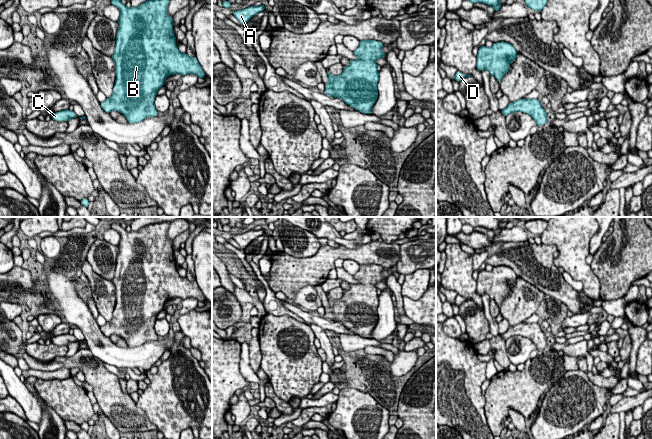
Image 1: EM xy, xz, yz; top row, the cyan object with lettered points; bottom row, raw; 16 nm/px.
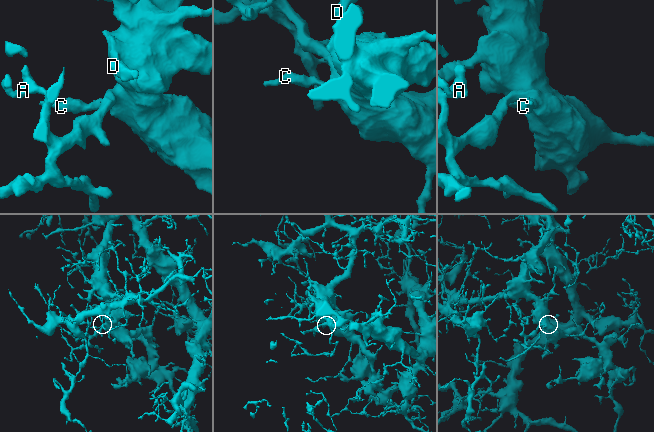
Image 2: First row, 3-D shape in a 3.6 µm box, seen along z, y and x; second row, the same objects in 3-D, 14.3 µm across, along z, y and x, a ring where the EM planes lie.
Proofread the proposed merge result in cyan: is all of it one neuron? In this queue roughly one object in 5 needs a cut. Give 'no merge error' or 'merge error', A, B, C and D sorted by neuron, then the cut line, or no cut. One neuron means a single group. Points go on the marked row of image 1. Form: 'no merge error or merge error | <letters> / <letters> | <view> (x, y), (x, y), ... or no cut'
no merge error | A B C D | no cut

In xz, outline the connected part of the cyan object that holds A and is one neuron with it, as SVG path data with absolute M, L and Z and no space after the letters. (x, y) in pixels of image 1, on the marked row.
M263 4L258 7L251 6L243 10L234 11L233 15L242 25L245 25L255 14L262 12L265 8Z

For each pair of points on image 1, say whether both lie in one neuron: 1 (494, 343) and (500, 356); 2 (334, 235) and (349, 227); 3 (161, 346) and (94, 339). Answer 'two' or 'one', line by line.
1: one
2: two
3: one

